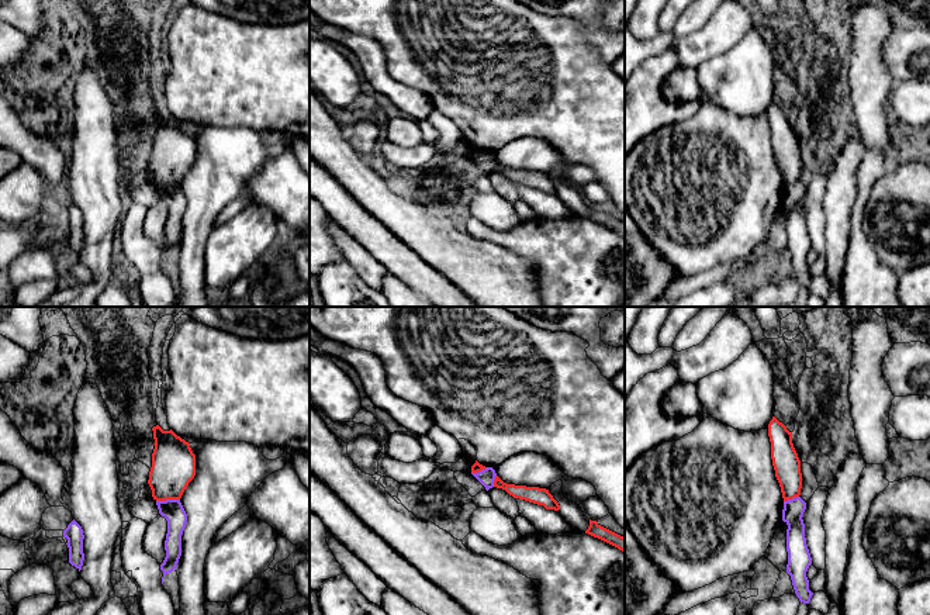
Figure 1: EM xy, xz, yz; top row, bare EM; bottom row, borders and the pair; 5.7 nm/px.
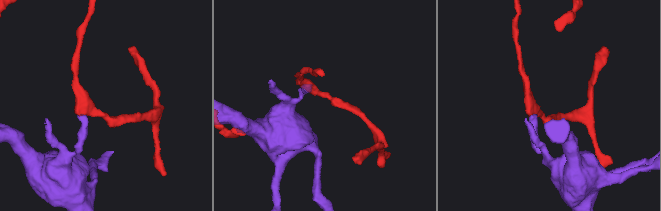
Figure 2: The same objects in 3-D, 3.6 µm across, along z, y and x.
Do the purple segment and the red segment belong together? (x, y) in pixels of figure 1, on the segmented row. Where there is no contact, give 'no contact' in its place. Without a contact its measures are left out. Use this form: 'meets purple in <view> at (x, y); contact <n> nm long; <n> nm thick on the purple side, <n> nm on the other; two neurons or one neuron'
meets purple in xy at (168, 500); contact 140 nm long; 120 nm thick on the purple side, 260 nm on the other; two neurons

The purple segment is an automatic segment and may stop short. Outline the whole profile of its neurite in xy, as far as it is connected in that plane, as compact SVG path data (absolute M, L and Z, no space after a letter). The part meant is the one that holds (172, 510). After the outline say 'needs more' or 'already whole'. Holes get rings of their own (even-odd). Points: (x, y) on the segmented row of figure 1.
M180 500L156 501L159 514L167 521L167 533L165 540L166 557L160 564L163 577L176 570L181 556L181 535L187 524L187 514Z; already whole

